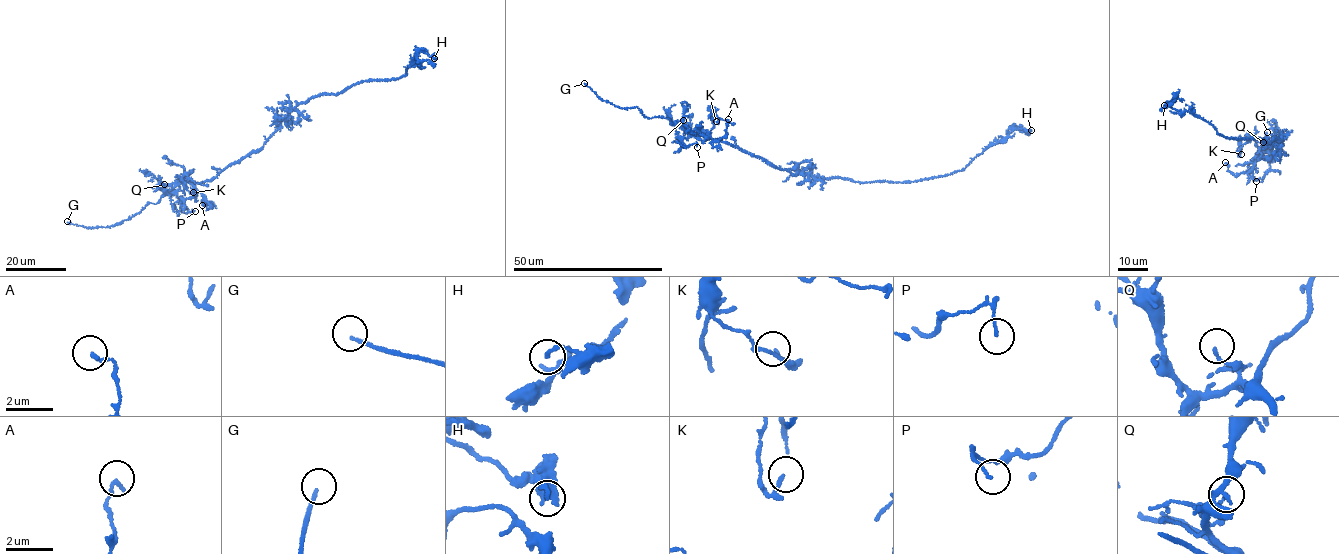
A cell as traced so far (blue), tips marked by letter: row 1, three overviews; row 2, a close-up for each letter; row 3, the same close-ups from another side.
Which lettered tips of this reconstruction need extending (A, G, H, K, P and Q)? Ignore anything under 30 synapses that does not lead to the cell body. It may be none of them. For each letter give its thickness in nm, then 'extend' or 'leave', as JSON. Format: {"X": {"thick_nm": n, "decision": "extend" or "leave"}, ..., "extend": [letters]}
{"A": {"thick_nm": 160, "decision": "leave"}, "G": {"thick_nm": 130, "decision": "extend"}, "H": {"thick_nm": 150, "decision": "leave"}, "K": {"thick_nm": 110, "decision": "leave"}, "P": {"thick_nm": 110, "decision": "leave"}, "Q": {"thick_nm": 120, "decision": "leave"}, "extend": ["G"]}

